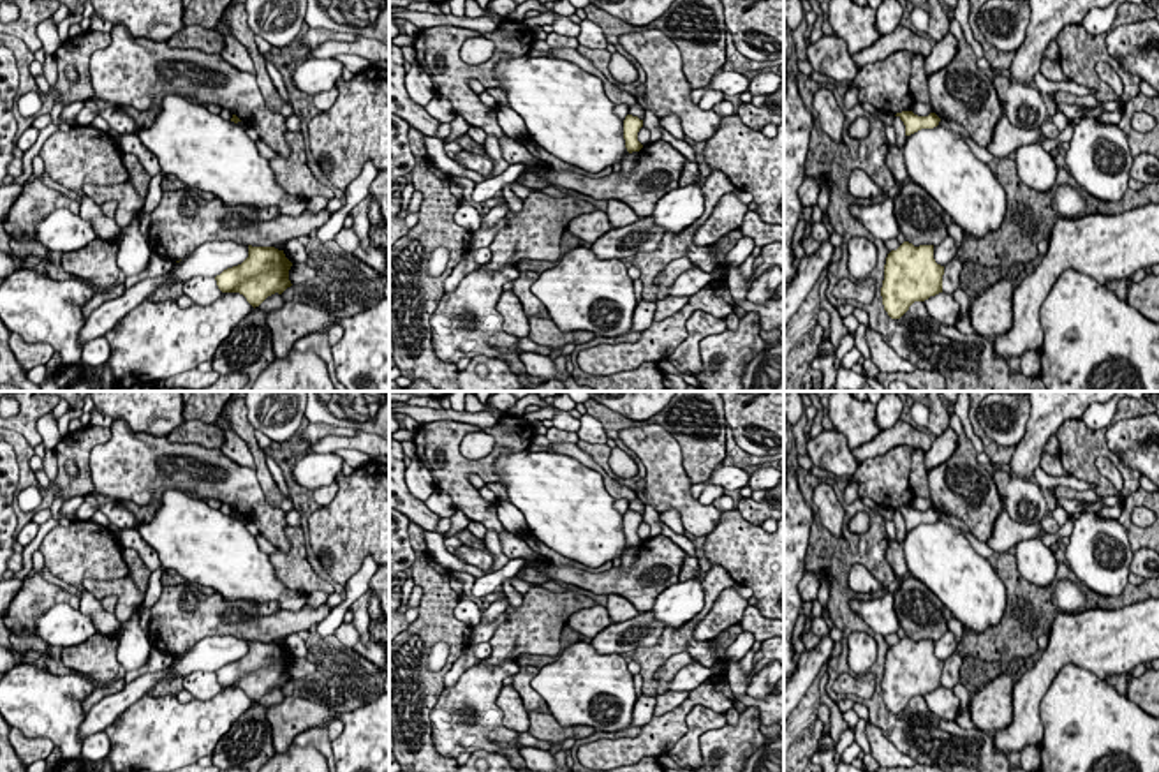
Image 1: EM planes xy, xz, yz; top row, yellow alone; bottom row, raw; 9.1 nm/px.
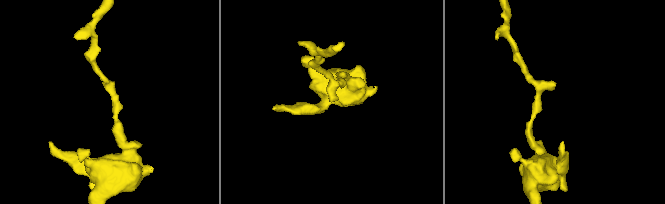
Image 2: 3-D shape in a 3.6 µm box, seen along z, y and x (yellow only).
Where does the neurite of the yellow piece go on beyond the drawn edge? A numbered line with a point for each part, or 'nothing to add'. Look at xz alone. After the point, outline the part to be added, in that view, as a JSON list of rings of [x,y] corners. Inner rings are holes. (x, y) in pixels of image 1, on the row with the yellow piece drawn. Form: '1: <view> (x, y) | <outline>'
nothing to add

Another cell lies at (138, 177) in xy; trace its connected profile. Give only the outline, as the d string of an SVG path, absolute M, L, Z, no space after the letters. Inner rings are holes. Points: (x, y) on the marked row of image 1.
M123 153L123 166L129 173L129 182L134 185L139 197L146 197L150 189L150 174L141 166L134 153Z

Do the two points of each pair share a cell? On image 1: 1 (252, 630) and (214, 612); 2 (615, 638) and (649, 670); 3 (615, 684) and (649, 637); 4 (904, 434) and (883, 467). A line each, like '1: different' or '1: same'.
1: same
2: different
3: different
4: different

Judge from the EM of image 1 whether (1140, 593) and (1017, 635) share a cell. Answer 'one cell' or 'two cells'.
one cell

